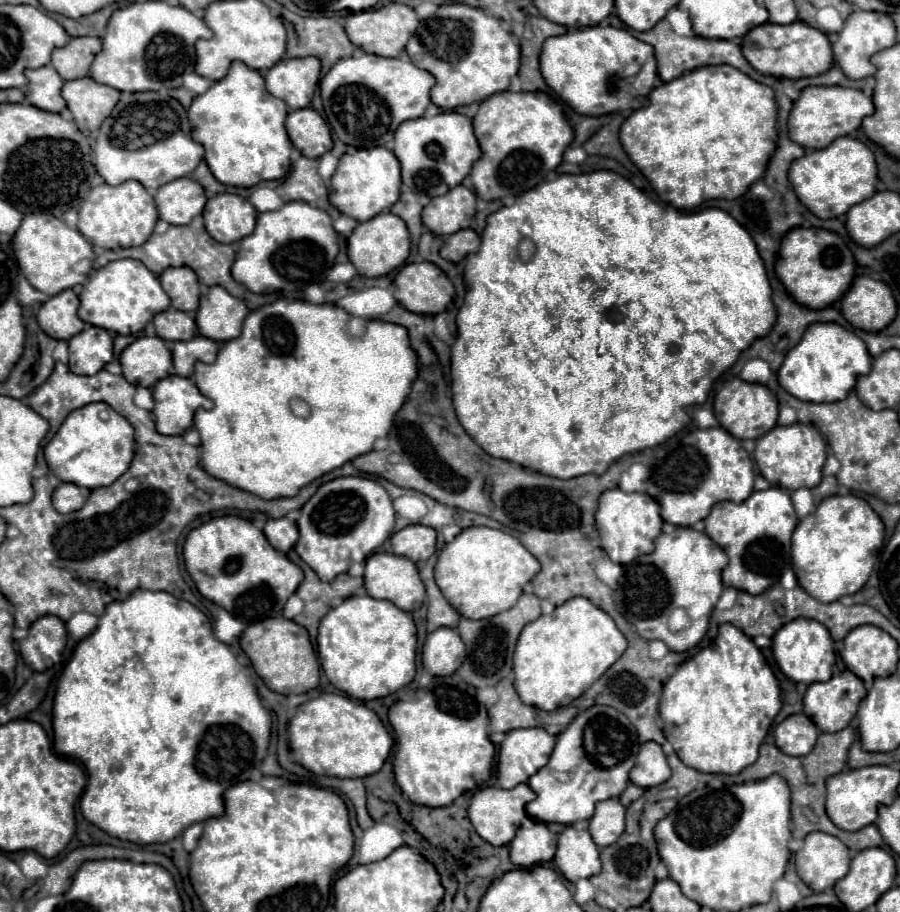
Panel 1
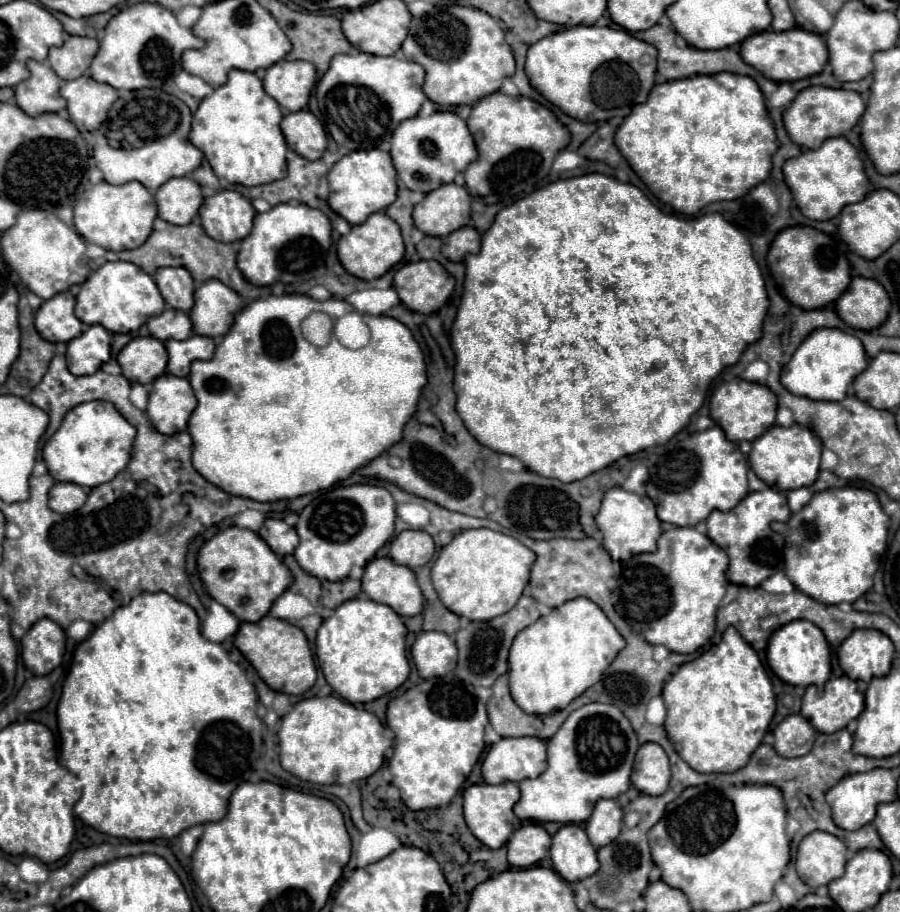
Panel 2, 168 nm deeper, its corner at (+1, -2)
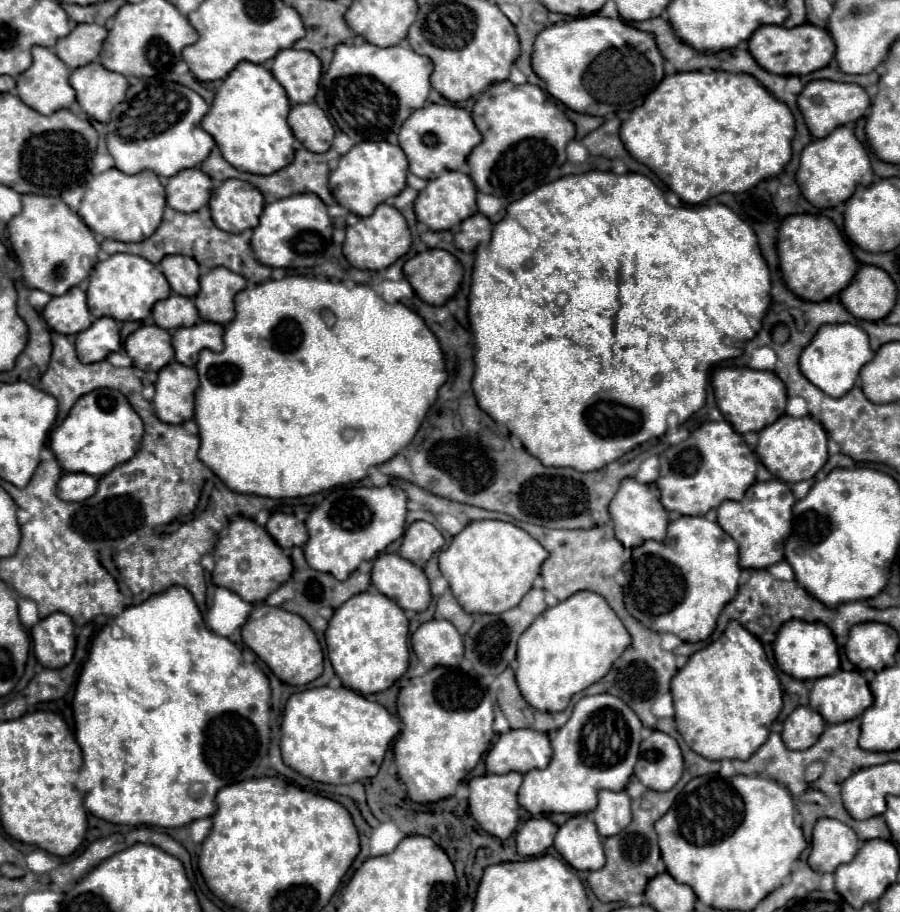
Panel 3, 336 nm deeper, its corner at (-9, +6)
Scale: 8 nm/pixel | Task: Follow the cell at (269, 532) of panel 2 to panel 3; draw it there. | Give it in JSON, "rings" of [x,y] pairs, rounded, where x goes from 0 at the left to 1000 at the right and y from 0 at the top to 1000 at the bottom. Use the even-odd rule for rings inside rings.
{"rings":[[[304,563],[300,565],[296,580],[300,584],[300,589],[307,593],[307,598],[311,598],[313,602],[322,602],[322,600],[336,600],[342,593],[342,582],[338,578],[338,573],[333,573],[327,565],[316,565],[316,563]]]}

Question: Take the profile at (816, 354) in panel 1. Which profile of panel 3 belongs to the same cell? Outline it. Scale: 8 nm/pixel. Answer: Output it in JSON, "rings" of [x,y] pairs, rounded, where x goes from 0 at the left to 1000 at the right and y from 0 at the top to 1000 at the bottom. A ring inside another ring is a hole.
{"rings":[[[944,354],[936,356],[913,356],[902,372],[902,376],[891,385],[889,389],[889,407],[893,413],[904,420],[909,427],[913,427],[922,435],[936,435],[942,431],[953,413],[953,407],[969,396],[971,387],[964,376],[964,367]]]}

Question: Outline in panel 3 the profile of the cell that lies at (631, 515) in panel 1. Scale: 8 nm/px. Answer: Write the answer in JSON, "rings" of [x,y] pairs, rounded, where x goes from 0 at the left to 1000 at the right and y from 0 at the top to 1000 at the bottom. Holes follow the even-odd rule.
{"rings":[[[693,525],[689,530],[687,541],[682,543],[680,552],[678,552],[678,567],[682,571],[682,582],[684,582],[684,591],[702,602],[713,598],[720,591],[727,593],[736,593],[740,589],[740,578],[742,578],[742,563],[733,552],[733,538],[729,534],[729,530],[722,532],[713,532],[707,525]]]}

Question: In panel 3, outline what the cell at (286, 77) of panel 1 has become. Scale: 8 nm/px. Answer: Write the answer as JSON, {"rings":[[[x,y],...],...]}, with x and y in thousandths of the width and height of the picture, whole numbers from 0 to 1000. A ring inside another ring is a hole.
{"rings":[[[313,54],[304,63],[302,82],[318,98],[327,113],[342,113],[349,109],[358,82],[356,65],[344,56]]]}

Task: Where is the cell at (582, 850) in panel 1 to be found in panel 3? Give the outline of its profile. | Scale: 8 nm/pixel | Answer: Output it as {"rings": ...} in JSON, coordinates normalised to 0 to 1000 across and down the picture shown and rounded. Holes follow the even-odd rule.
{"rings":[[[651,894],[633,896],[618,913],[616,929],[624,942],[642,955],[671,951],[669,922],[662,905]]]}

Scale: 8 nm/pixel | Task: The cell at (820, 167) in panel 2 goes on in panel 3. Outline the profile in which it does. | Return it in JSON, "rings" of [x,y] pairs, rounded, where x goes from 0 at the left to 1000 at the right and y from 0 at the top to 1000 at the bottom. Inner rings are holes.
{"rings":[[[940,137],[927,141],[916,152],[904,152],[902,157],[898,157],[889,170],[889,183],[884,190],[884,198],[889,203],[891,214],[909,229],[929,227],[942,220],[942,216],[947,216],[951,205],[967,203],[969,194],[971,190],[967,183],[967,174],[956,155],[951,152],[949,144]]]}

